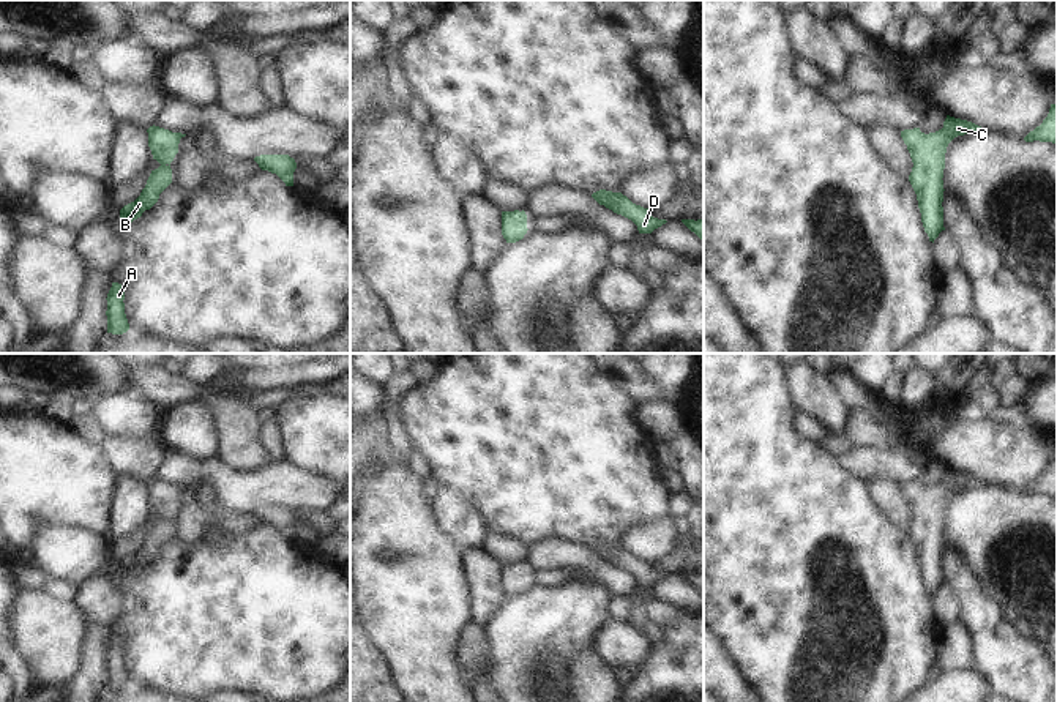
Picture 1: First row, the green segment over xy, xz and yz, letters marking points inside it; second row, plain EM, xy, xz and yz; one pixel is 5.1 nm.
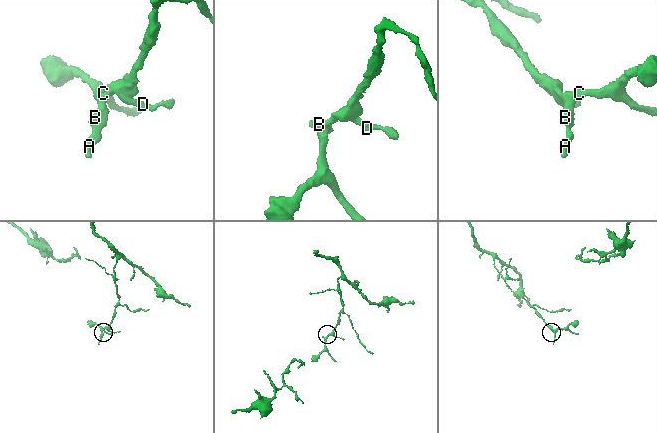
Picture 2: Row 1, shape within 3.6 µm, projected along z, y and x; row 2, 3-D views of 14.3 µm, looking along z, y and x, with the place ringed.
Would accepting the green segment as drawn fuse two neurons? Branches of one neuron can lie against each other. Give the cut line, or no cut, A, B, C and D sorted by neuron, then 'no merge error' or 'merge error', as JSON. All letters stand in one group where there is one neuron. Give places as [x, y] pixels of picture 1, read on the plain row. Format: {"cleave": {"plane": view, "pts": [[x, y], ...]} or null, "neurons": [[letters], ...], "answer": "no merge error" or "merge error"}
{"cleave": null, "neurons": [["A", "B", "C", "D"]], "answer": "no merge error"}

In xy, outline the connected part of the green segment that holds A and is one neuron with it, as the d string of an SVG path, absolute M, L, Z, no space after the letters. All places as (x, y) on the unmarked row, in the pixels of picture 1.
M112 636L107 647L107 686L123 688L129 683L129 677L125 667L125 642L118 636Z

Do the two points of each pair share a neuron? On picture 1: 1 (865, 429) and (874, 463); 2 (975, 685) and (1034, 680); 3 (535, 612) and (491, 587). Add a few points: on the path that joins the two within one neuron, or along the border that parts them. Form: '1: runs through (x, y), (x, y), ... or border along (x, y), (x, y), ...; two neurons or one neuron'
1: border along (855, 447), (906, 450); two neurons
2: border along (972, 668), (991, 685); two neurons
3: border along (508, 597), (483, 625); two neurons

